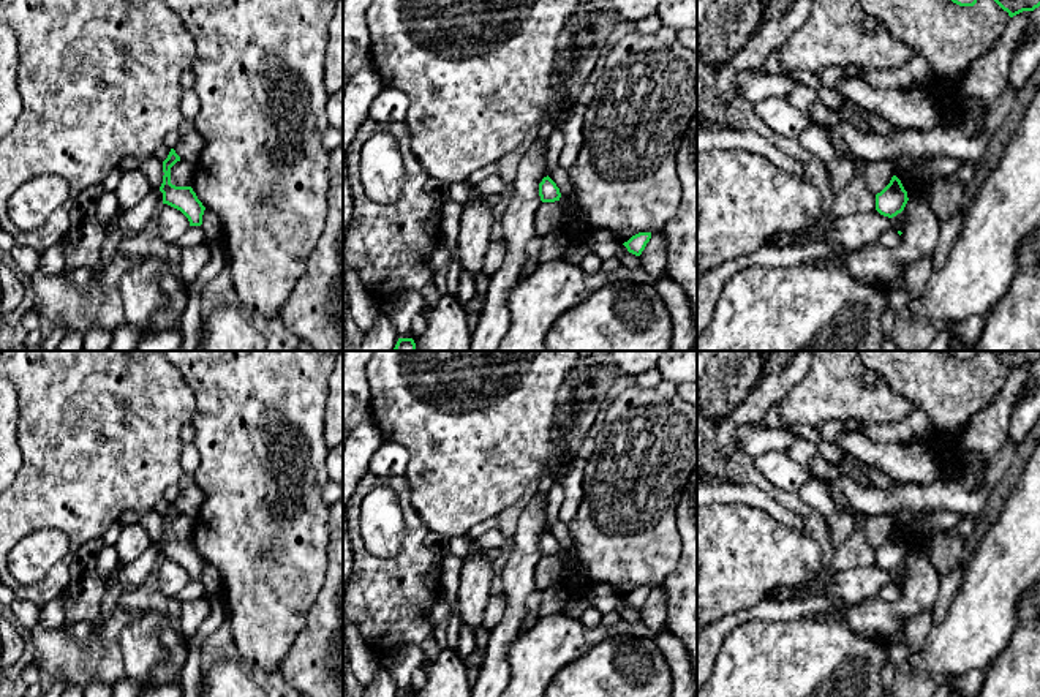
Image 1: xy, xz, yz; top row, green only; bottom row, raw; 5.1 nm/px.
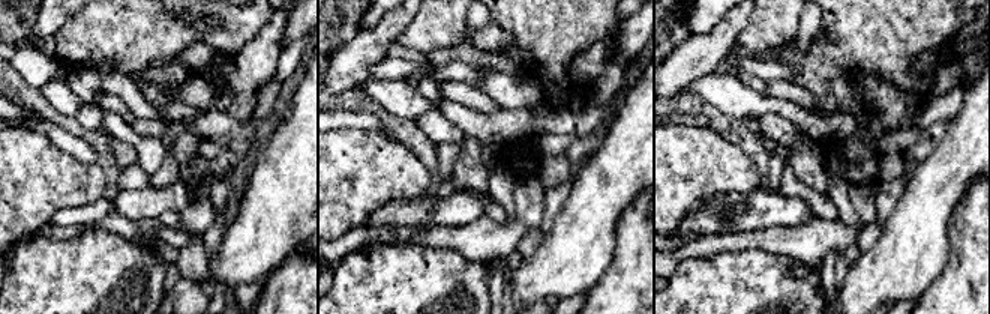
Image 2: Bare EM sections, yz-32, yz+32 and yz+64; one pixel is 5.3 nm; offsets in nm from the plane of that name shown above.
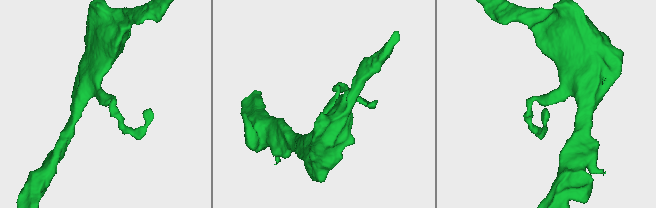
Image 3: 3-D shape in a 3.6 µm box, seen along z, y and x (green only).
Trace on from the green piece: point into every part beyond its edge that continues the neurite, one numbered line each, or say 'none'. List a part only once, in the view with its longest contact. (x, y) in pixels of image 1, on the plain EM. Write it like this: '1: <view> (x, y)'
none

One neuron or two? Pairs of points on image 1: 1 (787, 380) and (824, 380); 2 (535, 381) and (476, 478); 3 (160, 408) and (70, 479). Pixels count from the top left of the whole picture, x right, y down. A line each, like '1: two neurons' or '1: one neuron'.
1: two neurons
2: one neuron
3: one neuron

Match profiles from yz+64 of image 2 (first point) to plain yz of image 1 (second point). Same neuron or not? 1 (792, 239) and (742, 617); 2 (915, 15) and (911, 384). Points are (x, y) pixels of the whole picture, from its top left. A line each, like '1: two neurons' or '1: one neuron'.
1: two neurons
2: one neuron

